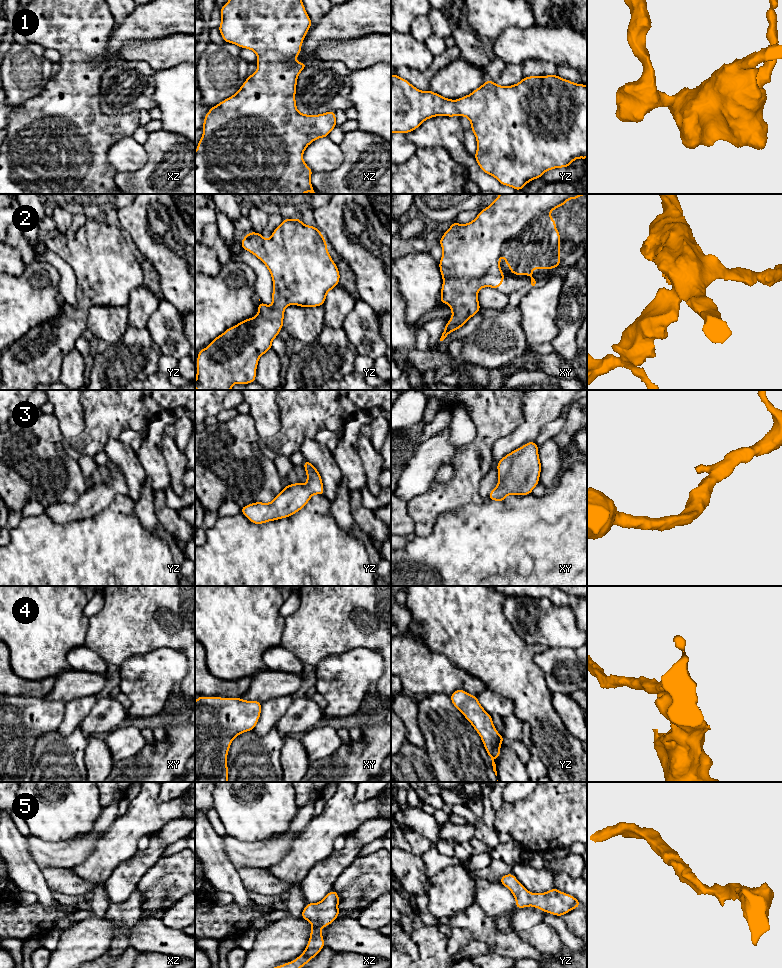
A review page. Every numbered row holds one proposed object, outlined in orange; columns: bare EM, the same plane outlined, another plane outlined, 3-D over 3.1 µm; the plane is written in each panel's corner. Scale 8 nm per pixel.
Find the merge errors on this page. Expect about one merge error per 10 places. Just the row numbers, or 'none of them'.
none of them

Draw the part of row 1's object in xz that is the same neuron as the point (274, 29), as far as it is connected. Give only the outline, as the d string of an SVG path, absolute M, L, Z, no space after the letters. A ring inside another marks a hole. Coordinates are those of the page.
M229 0L221 7L221 24L218 30L224 42L233 43L240 48L253 50L257 54L257 70L247 77L240 89L231 97L211 107L204 117L203 136L200 139L195 152L195 194L304 194L312 192L318 194L312 187L310 177L312 169L303 160L303 152L307 146L318 138L328 137L336 127L335 111L328 111L318 115L306 115L297 110L295 94L298 75L308 65L300 63L295 58L301 53L302 42L312 25L302 0Z

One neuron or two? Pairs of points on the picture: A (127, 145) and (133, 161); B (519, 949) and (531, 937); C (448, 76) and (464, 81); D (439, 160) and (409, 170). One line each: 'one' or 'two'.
A: one
B: two
C: one
D: one

